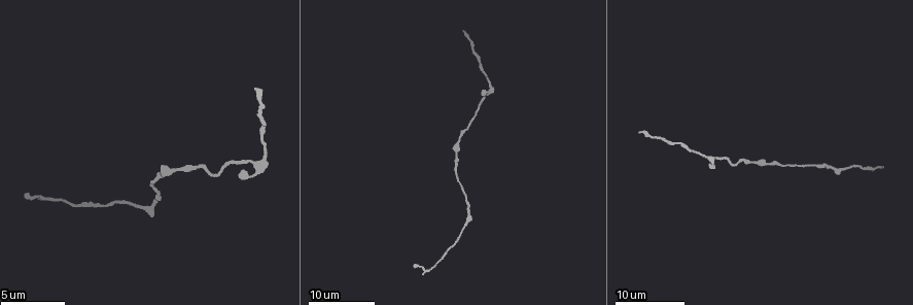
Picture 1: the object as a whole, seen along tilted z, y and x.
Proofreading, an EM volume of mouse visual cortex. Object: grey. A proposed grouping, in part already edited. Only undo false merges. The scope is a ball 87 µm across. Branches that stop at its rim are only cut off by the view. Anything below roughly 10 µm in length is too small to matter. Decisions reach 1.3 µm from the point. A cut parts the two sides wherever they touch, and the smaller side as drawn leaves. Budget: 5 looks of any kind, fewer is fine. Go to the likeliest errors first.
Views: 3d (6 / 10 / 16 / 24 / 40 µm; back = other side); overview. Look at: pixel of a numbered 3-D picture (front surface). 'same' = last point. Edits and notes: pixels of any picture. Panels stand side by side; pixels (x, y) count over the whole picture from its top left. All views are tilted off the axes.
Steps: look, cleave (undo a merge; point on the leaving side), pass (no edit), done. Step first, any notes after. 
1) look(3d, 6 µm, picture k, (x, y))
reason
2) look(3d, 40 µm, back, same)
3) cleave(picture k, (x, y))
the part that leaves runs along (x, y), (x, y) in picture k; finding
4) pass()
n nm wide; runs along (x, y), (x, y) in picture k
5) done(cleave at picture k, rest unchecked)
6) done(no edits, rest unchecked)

look(3d, 24 µm, picture 1, (149, 209))
calibre changes

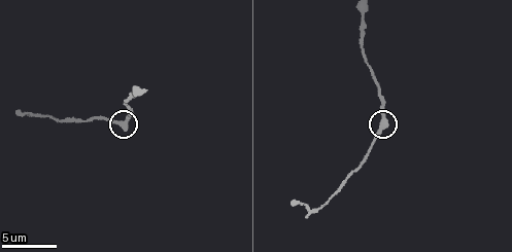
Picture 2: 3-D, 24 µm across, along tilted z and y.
look(3d, 10 µm, picture 2, (121, 122))

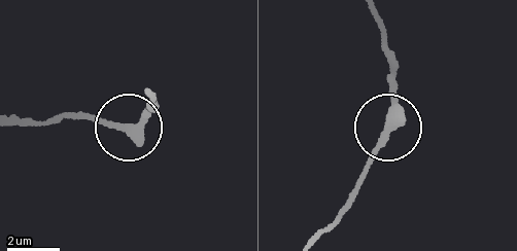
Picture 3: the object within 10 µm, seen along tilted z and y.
pass()
runs along (371, 15), (394, 74), (389, 131), (348, 195) in picture 3; continuous, no second neuron

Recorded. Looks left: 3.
look(3d, 10 µm, picture 2, (364, 10))

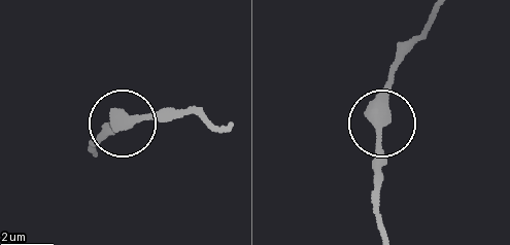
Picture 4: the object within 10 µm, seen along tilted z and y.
look(3d, 10 µm, back, picture 4, (377, 123))
other side

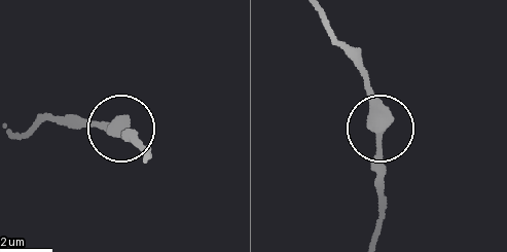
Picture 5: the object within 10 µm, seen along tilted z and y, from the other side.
pass()
one neuron here

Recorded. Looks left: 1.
done(no edits, rest unchecked)

